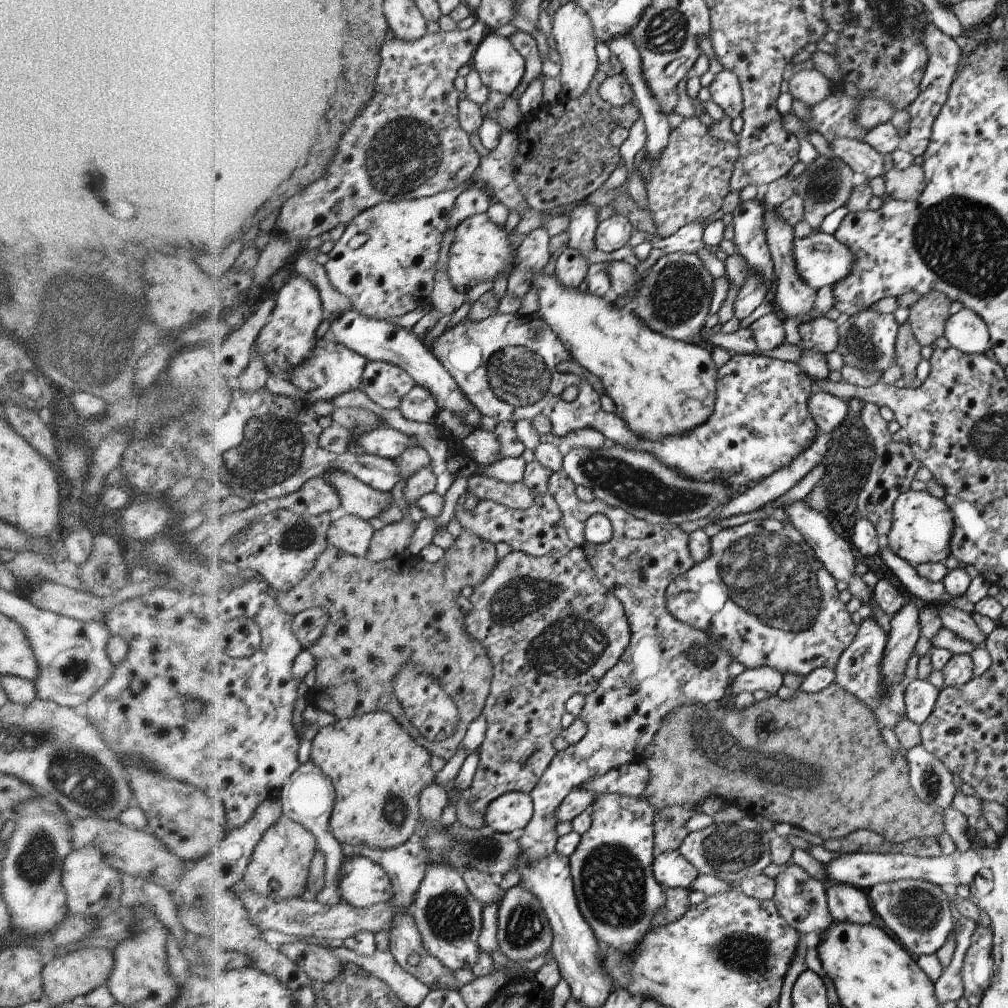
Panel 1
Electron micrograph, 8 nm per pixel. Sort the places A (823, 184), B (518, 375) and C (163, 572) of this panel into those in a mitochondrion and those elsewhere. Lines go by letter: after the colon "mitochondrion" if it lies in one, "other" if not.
A: mitochondrion
B: mitochondrion
C: other

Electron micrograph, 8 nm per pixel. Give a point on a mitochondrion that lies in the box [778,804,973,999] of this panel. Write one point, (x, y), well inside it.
(918, 909)

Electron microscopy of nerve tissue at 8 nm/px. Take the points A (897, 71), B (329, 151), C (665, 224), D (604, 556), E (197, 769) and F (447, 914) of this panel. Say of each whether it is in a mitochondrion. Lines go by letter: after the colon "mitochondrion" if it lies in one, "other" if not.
A: other
B: other
C: other
D: other
E: mitochondrion
F: mitochondrion

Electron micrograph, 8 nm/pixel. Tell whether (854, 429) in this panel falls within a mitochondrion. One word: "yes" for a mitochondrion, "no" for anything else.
yes

